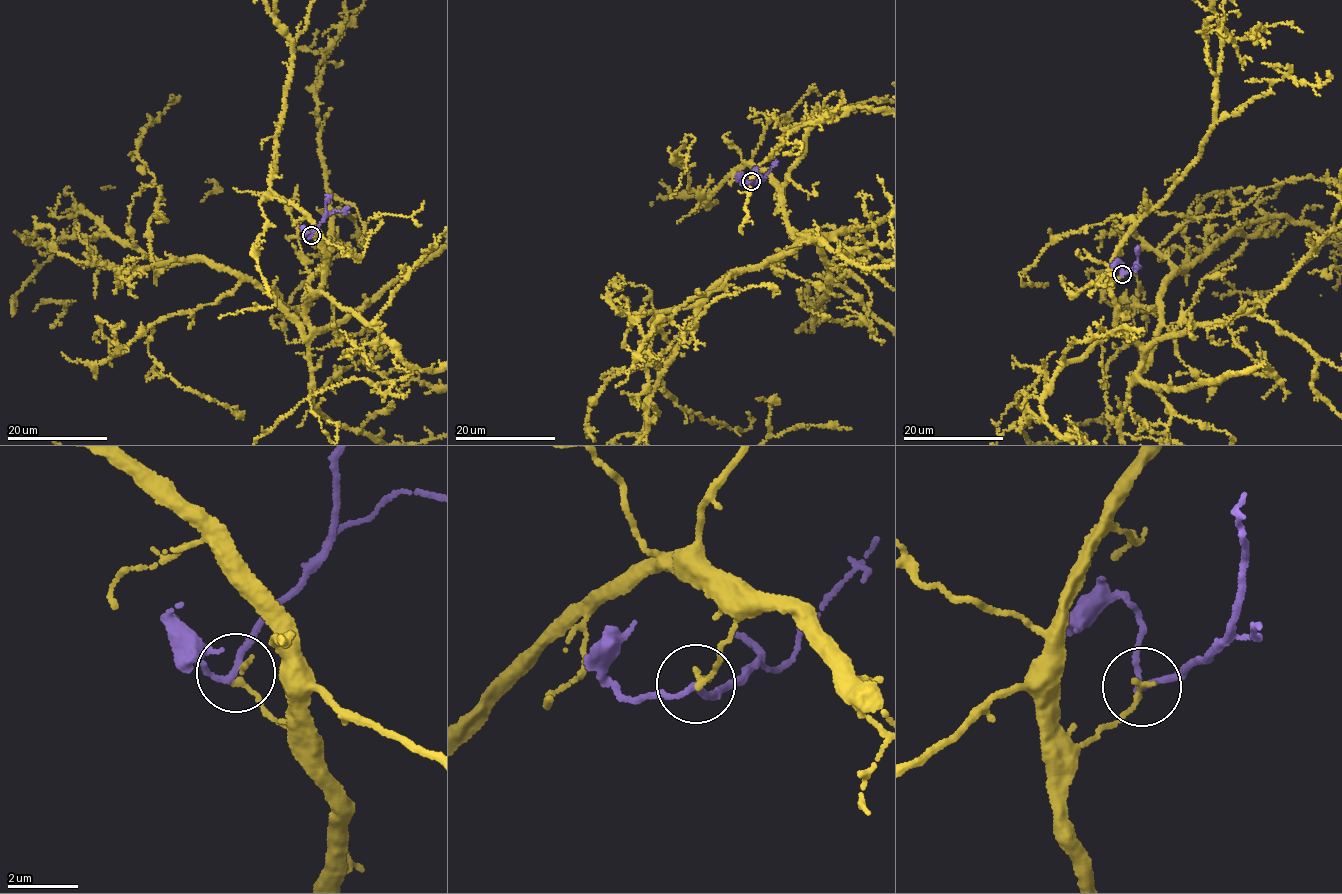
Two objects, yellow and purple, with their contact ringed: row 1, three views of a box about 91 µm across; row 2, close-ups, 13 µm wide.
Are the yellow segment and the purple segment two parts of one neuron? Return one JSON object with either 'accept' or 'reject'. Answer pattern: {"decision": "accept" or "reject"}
{"decision": "reject"}

